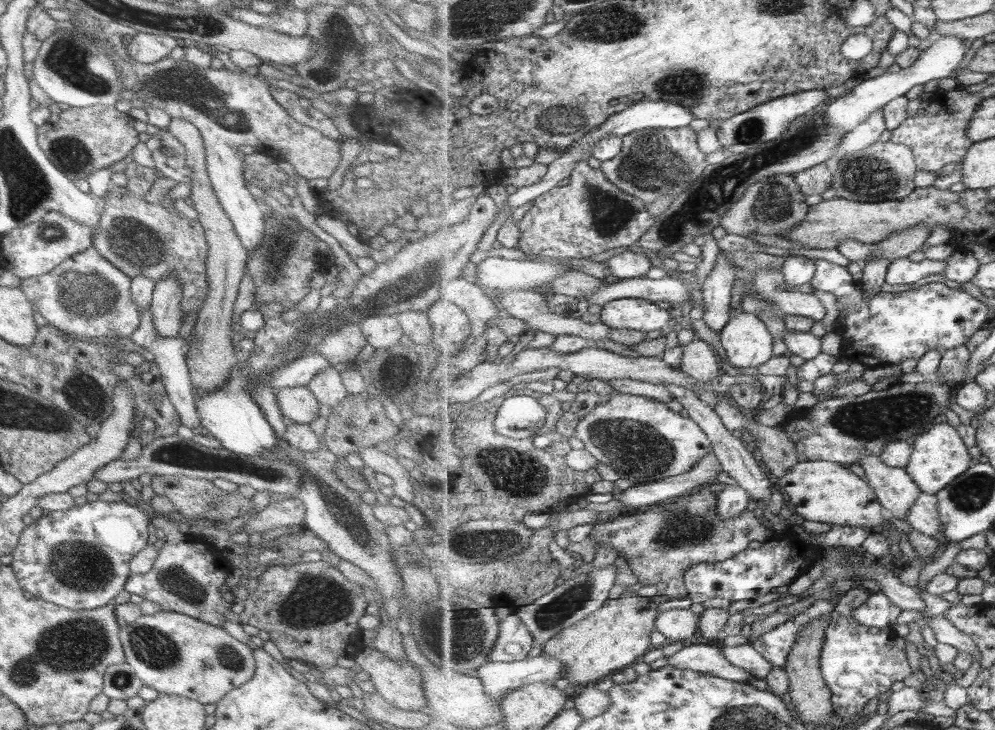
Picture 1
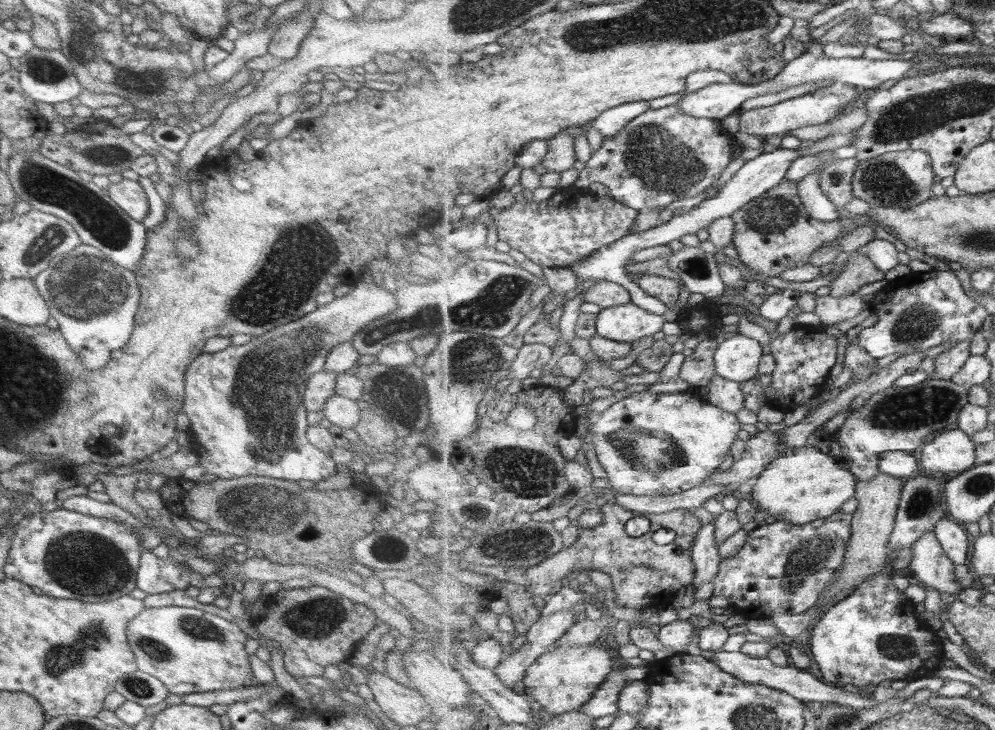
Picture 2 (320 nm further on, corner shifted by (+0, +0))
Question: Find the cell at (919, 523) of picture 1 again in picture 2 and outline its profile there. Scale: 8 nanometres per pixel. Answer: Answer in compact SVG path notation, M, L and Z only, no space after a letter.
M950 517L942 518L934 533L946 550L947 556L956 564L964 565L969 560L969 532L965 526Z

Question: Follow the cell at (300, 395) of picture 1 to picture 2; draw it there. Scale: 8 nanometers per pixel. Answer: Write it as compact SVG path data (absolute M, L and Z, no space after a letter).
M321 370L307 379L302 393L302 406L306 412L321 411L325 402L334 394L335 374Z

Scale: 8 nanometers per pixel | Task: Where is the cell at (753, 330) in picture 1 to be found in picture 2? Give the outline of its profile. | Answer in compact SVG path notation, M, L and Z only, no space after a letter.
M736 334L720 340L715 354L717 375L741 384L760 374L760 364L765 352L759 340Z

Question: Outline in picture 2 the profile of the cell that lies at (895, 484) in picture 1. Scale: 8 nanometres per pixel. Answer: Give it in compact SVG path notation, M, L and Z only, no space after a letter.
M928 530L911 548L911 578L934 588L942 596L958 600L957 596L965 587L955 574L956 564L947 556L934 531Z

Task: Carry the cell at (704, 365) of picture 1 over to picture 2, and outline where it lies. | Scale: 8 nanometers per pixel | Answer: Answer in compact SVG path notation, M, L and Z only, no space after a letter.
M715 375L711 385L707 386L709 389L707 401L731 414L737 414L745 407L745 394L741 386L742 384L739 382Z

